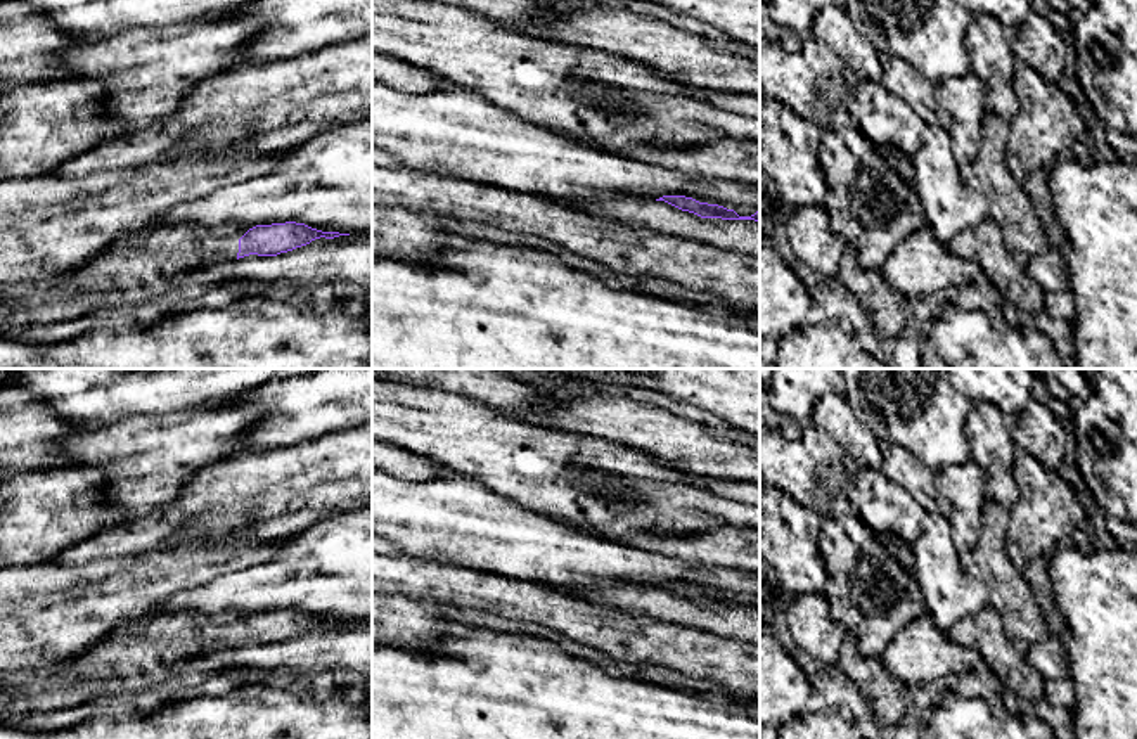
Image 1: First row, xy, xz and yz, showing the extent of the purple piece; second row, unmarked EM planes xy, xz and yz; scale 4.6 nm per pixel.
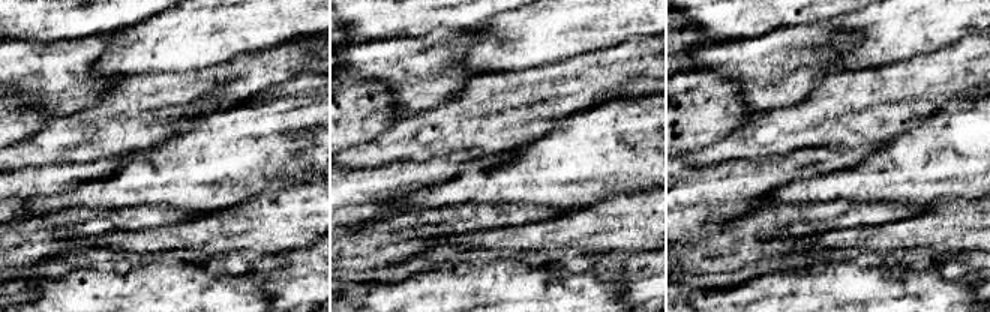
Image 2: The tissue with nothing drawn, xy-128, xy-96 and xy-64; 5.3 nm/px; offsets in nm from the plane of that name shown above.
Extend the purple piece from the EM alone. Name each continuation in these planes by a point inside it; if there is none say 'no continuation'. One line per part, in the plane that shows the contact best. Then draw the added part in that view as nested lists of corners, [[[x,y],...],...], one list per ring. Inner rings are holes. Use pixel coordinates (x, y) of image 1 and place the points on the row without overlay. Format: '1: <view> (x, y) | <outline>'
1: xz (743, 623) | [[[635,585],[561,590],[604,609],[694,627],[760,646],[760,609],[755,607],[701,606],[665,588],[639,588]]]

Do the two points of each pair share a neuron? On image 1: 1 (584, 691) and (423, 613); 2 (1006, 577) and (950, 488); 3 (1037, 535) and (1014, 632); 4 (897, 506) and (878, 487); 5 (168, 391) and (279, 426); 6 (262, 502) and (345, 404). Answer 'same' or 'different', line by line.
1: different
2: different
3: same
4: same
5: different
6: different

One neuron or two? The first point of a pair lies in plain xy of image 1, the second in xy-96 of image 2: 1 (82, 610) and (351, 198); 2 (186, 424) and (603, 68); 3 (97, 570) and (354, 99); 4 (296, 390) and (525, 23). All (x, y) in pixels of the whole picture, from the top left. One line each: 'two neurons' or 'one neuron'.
1: one neuron
2: two neurons
3: one neuron
4: one neuron

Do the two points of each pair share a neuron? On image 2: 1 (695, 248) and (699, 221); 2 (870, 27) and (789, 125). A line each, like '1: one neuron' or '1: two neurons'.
1: two neurons
2: two neurons

